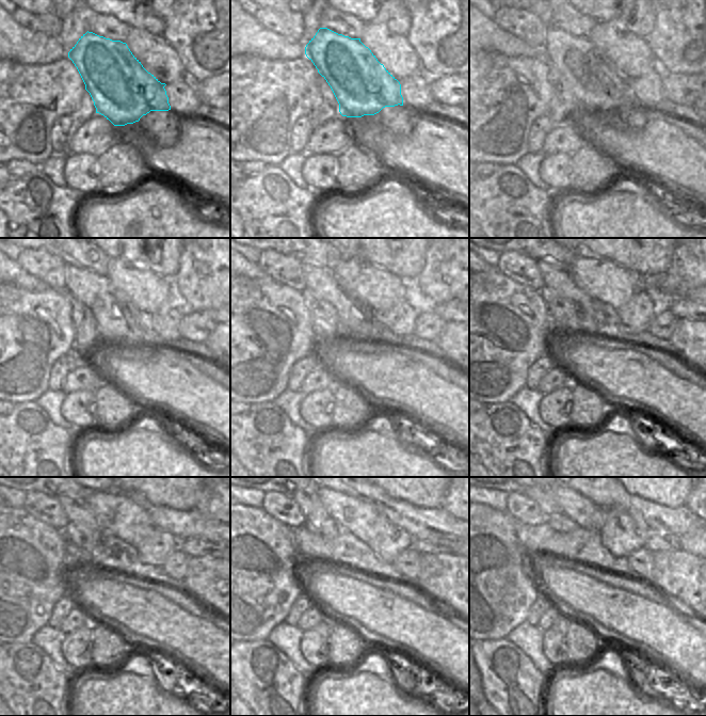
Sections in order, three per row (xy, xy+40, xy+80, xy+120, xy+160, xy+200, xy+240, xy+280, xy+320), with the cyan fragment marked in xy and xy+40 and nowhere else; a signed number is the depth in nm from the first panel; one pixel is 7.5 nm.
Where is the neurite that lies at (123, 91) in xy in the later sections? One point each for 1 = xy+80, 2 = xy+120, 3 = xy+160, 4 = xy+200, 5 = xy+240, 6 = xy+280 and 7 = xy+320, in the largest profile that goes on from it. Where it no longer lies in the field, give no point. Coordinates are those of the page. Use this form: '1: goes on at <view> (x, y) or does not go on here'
1: goes on at xy+80 (596, 83)
2: goes on at xy+120 (117, 319)
3: goes on at xy+160 (356, 319)
4: goes on at xy+200 (558, 276)
5: goes on at xy+240 (77, 510)
6: goes on at xy+280 (308, 502)
7: goes on at xy+320 (545, 498)

